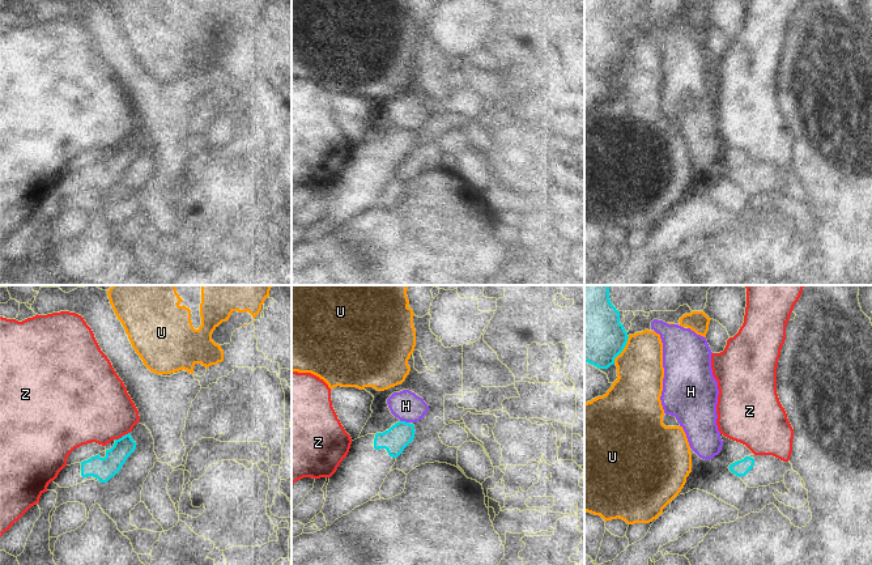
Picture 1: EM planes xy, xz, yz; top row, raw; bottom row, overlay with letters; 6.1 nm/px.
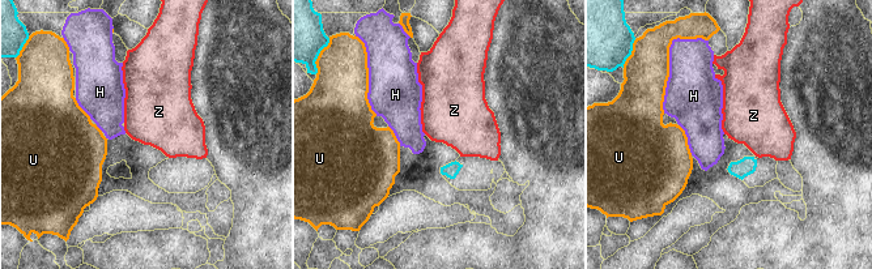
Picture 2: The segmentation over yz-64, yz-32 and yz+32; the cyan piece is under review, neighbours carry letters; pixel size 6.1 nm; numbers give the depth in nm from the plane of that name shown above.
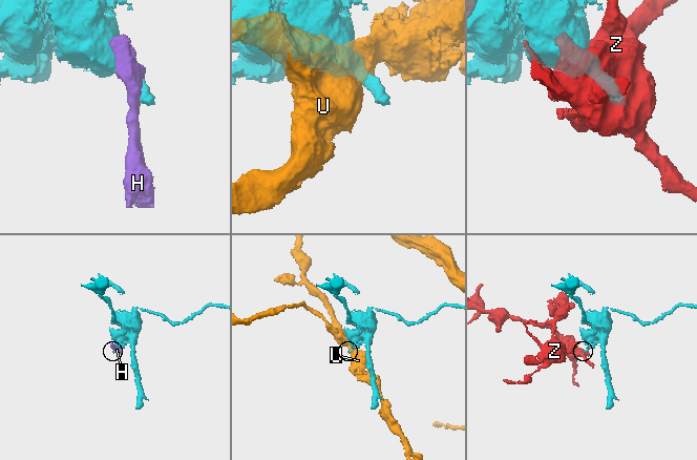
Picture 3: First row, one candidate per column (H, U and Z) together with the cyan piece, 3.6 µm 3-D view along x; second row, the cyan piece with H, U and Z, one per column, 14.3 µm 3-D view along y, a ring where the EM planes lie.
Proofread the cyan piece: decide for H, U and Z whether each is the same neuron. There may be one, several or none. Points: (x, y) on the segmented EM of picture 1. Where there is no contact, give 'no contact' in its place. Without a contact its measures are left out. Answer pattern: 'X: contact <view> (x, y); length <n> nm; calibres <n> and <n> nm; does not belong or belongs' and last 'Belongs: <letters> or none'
H: contact xz (404, 421); length 60 nm; calibres 160 and 180 nm; does not belong
U: contact yz (622, 349); length 190 nm; calibres 400 and 280 nm; does not belong
Z: contact xy (123, 436); length 110 nm; calibres 140 and 440 nm; does not belong
Belongs: none

